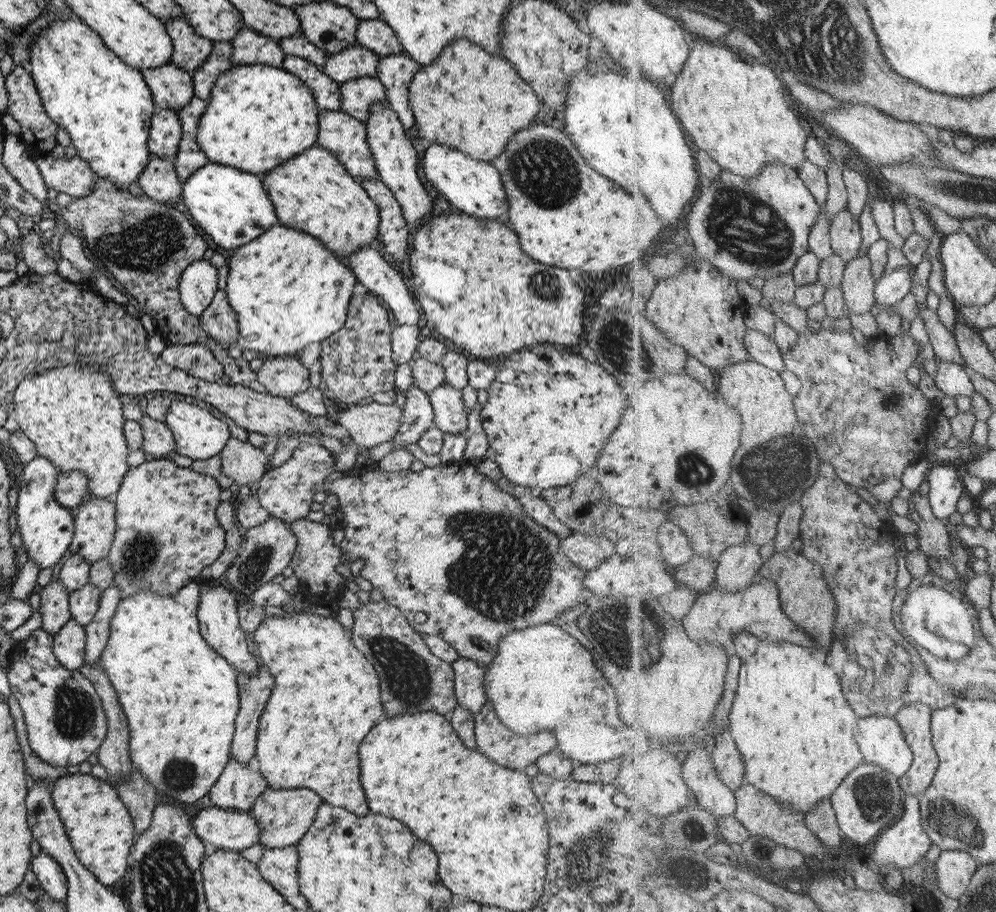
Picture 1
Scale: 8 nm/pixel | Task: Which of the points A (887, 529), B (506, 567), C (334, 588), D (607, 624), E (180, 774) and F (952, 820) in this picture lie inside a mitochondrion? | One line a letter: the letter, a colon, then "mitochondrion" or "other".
A: other
B: mitochondrion
C: other
D: mitochondrion
E: mitochondrion
F: mitochondrion

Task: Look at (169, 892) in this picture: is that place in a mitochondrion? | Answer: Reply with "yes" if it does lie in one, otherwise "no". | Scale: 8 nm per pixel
yes

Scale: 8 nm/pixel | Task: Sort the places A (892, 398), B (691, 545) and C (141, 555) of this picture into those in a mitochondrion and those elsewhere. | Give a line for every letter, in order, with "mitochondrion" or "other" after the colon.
A: mitochondrion
B: other
C: mitochondrion

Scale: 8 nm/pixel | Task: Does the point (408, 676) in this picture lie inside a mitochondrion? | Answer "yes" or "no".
yes

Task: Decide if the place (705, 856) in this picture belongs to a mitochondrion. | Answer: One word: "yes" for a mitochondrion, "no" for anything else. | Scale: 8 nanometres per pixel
no

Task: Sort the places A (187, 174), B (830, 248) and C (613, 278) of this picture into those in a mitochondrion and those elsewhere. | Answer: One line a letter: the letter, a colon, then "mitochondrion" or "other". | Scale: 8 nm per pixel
A: other
B: other
C: other

